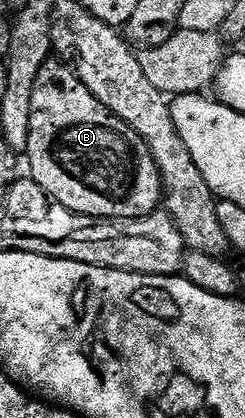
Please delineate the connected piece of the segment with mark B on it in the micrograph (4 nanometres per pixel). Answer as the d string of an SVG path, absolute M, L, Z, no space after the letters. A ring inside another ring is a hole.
M51 59L40 67L36 87L32 87L32 123L28 123L28 147L24 154L30 160L29 176L50 196L51 202L68 207L81 217L119 217L136 219L147 217L163 204L162 176L156 167L152 151L144 139L128 123L112 115L84 87L77 72L61 59Z

